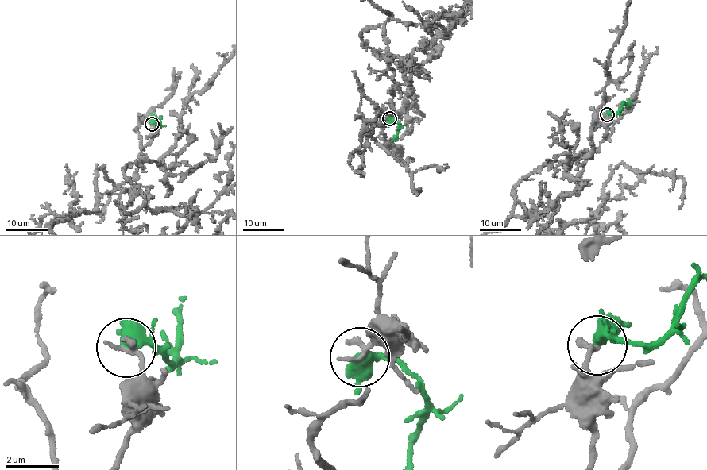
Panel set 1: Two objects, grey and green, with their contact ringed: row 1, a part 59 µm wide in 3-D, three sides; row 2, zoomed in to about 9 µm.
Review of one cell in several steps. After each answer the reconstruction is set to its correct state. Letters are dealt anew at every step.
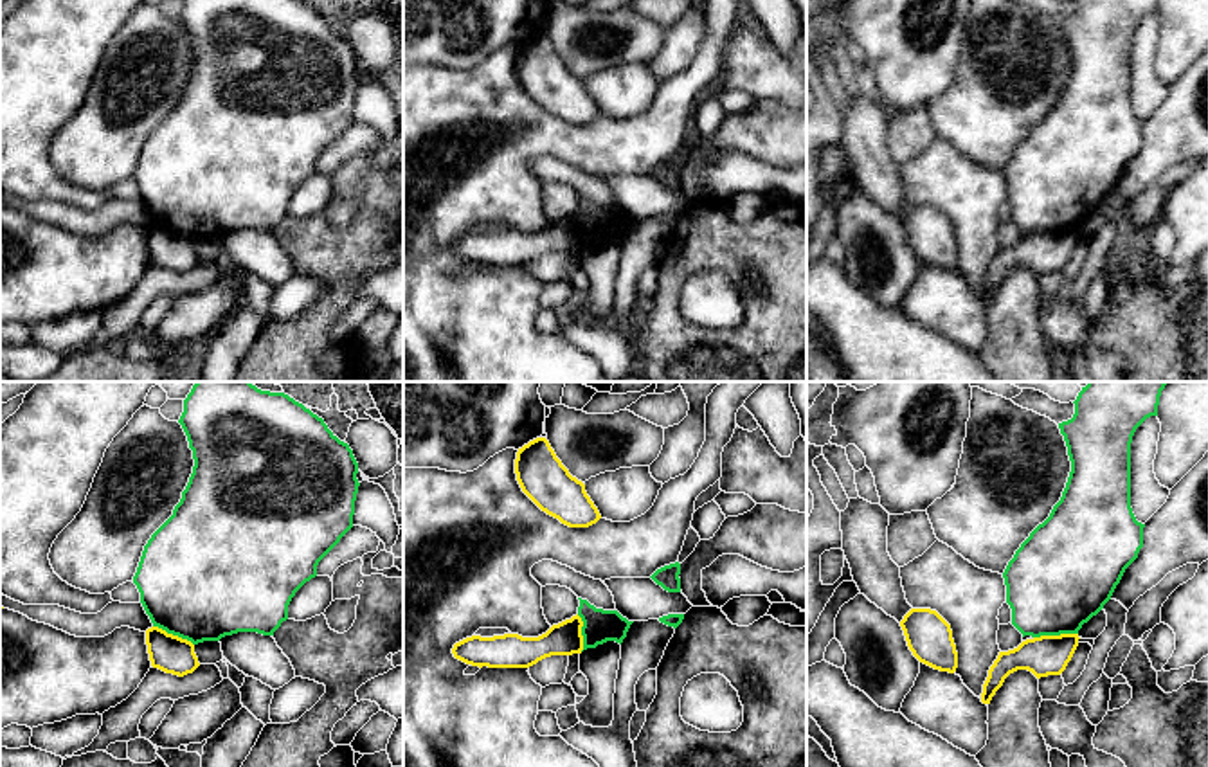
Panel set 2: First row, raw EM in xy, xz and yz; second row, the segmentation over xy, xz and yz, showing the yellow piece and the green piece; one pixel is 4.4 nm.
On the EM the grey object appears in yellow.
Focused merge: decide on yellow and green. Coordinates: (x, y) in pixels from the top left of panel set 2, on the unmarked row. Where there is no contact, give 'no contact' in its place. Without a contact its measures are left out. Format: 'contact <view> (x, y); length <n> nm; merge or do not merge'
contact yz (1055, 233); length 200 nm; do not merge

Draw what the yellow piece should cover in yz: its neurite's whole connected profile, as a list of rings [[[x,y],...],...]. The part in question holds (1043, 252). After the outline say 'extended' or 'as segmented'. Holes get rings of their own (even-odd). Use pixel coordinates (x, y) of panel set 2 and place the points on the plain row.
[[[1078,230],[1041,232],[1023,238],[1014,247],[999,248],[983,281],[981,299],[990,301],[1005,275],[1017,266],[1028,266],[1037,275],[1060,272],[1071,257],[1078,236]]]; as segmented

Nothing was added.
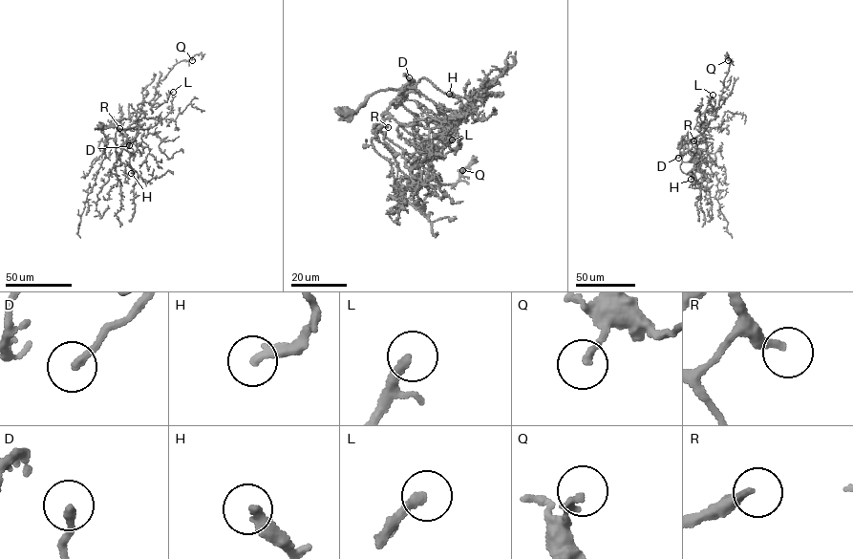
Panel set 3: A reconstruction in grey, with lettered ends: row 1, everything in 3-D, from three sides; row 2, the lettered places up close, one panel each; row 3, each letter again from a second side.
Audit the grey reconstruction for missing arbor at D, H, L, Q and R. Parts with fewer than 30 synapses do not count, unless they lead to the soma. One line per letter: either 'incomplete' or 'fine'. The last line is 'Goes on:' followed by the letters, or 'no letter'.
D: fine
H: fine
L: incomplete
Q: fine
R: incomplete
Goes on: L, R

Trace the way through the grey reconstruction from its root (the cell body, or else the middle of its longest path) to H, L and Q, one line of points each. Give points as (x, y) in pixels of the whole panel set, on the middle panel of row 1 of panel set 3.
H: (348, 112), (414, 79), (403, 96), (424, 77), (449, 94)
L: (348, 112), (414, 79), (393, 102), (417, 118), (398, 126), (399, 135), (426, 152), (452, 139)
Q: (348, 112), (414, 79), (393, 102), (417, 118), (399, 135), (425, 154), (428, 180), (454, 184), (462, 170)

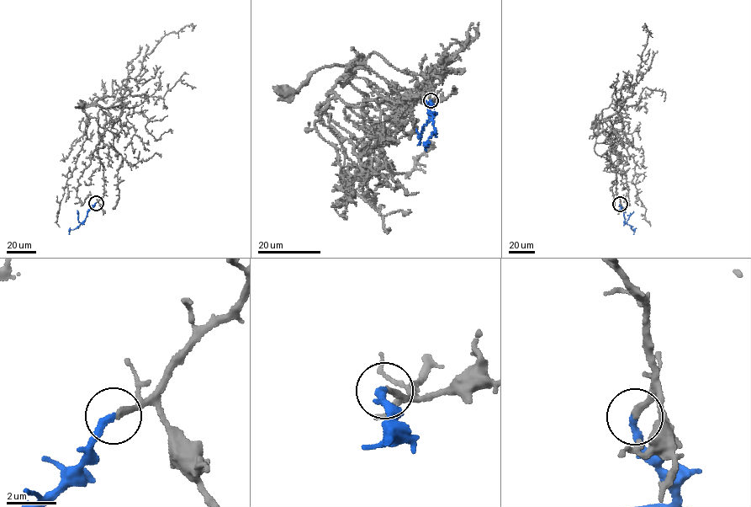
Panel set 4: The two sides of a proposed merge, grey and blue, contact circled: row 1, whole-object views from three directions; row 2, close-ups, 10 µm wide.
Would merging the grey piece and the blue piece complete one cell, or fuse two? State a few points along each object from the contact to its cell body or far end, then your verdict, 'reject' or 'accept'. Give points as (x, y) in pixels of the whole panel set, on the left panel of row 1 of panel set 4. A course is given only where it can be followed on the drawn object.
grey runs (96, 202), (104, 193), (103, 166), (95, 146), (97, 112), (106, 109), (114, 123), (124, 105), (82, 106); blue runs (96, 202), (84, 221), (70, 230), (69, 234); accept

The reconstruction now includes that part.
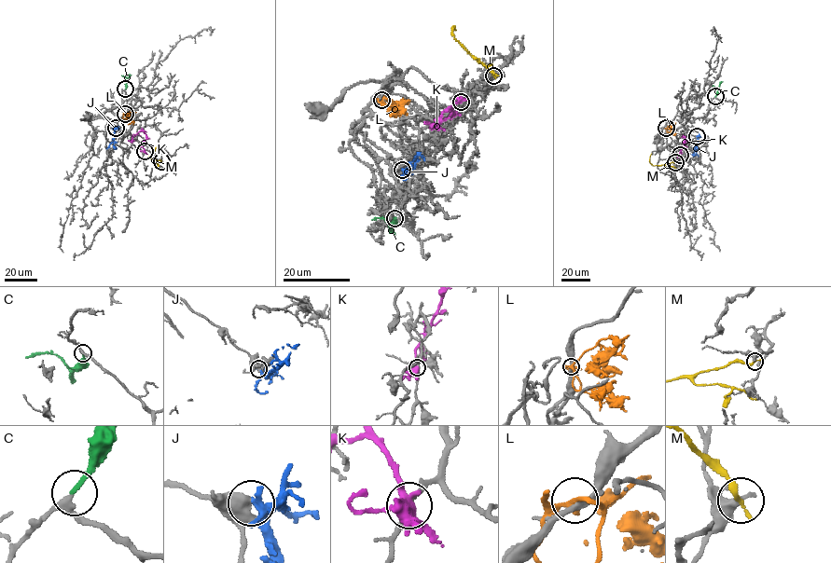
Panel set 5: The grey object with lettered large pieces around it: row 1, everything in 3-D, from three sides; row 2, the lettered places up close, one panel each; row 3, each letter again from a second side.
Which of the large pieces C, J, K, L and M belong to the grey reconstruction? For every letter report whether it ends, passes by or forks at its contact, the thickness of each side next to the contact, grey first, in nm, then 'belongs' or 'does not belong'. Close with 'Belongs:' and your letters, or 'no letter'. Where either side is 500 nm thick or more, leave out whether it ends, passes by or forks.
C: it ends; calibres 220 and 180 nm; belongs
J: it forks; calibres 400 and 160 nm; does not belong
K: it forks; calibres 180 and 440 nm; does not belong
L: it forks; calibres 300 and 160 nm; does not belong
M: calibres 500 and 260 nm; does not belong
Belongs: C

